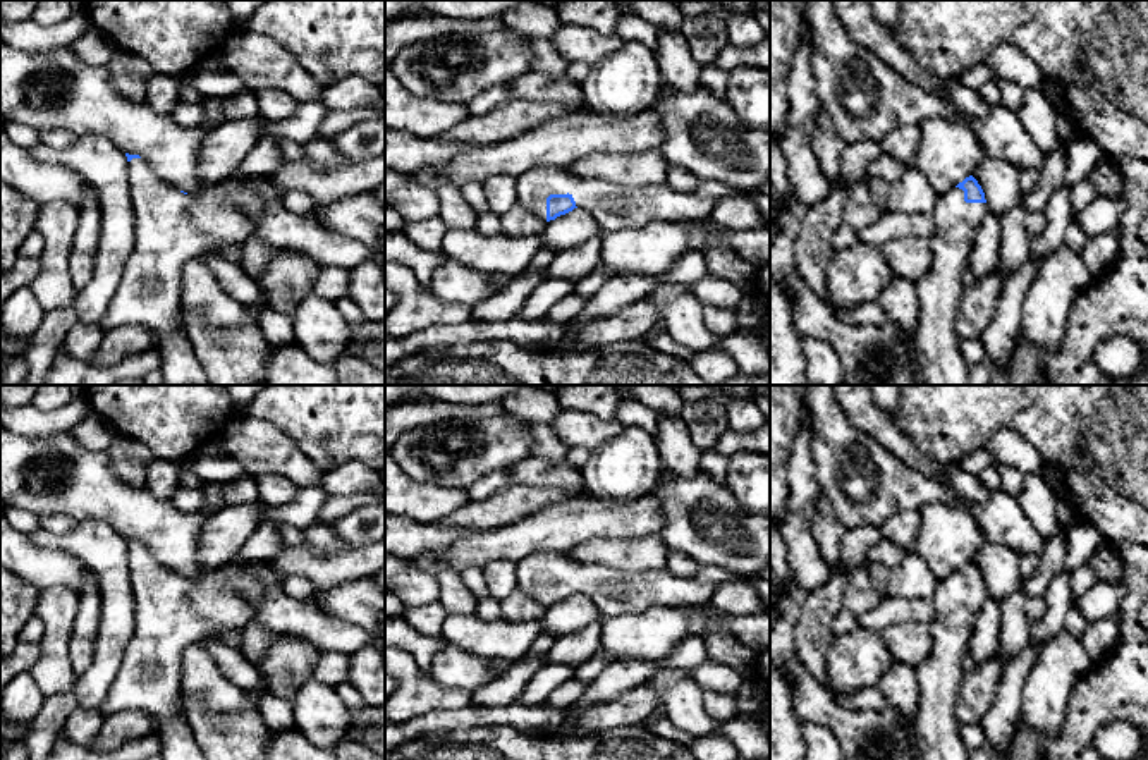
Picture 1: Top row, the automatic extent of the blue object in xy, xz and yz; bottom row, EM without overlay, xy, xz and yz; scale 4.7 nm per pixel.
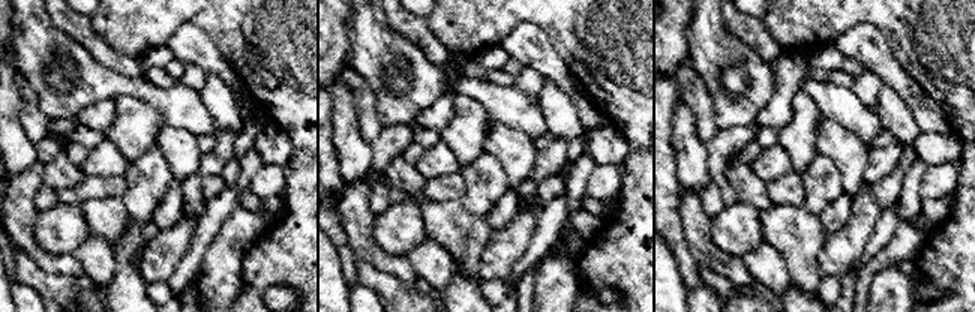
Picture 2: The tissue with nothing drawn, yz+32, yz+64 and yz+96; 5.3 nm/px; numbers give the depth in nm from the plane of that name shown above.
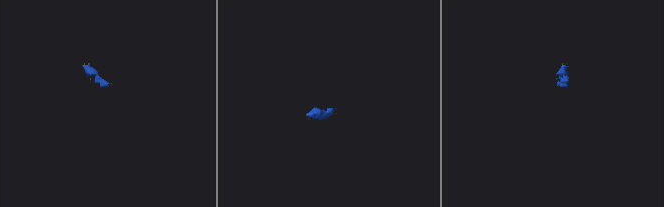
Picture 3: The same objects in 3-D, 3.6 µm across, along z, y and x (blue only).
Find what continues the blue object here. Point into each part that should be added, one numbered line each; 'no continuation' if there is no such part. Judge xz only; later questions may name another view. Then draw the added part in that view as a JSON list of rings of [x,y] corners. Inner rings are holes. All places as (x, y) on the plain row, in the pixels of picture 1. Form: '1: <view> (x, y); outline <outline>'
1: xz (614, 592); outline [[[534,552],[517,562],[517,590],[547,607],[547,583],[571,579],[577,593],[593,600],[600,616],[639,614],[651,607],[711,602],[717,585],[675,578],[667,569],[627,573],[595,564],[576,564],[564,552]]]

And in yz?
1: yz (956, 607); outline [[[964,576],[938,579],[933,595],[935,616],[928,624],[933,647],[916,667],[919,703],[914,717],[918,760],[968,760],[956,717],[957,693],[964,683],[962,659],[978,616],[990,598],[986,588],[966,588]]]

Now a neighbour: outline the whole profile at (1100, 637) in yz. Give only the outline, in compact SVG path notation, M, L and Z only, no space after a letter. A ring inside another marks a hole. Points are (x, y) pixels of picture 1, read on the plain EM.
M1110 616L1088 622L1084 634L1079 638L1093 664L1102 662L1112 653L1119 640L1119 617Z

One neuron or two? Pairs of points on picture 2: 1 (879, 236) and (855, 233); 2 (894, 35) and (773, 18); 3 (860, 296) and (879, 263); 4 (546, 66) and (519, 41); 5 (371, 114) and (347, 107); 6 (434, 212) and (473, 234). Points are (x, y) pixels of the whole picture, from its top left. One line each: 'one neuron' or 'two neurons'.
1: two neurons
2: one neuron
3: one neuron
4: one neuron
5: two neurons
6: one neuron

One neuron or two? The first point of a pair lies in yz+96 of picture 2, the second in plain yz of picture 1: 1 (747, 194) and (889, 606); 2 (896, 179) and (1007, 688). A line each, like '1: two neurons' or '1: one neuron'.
1: two neurons
2: two neurons

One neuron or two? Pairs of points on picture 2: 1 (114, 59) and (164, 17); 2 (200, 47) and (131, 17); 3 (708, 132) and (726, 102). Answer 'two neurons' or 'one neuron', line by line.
1: two neurons
2: two neurons
3: two neurons

